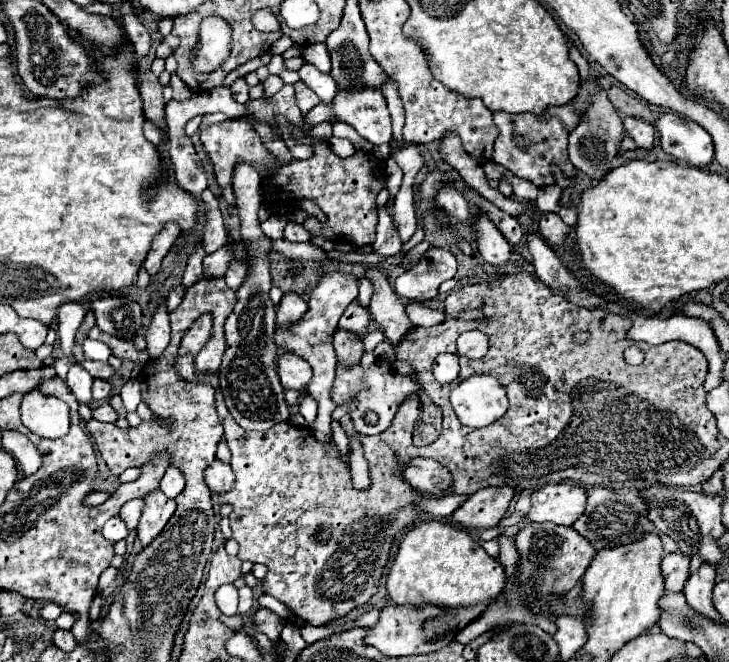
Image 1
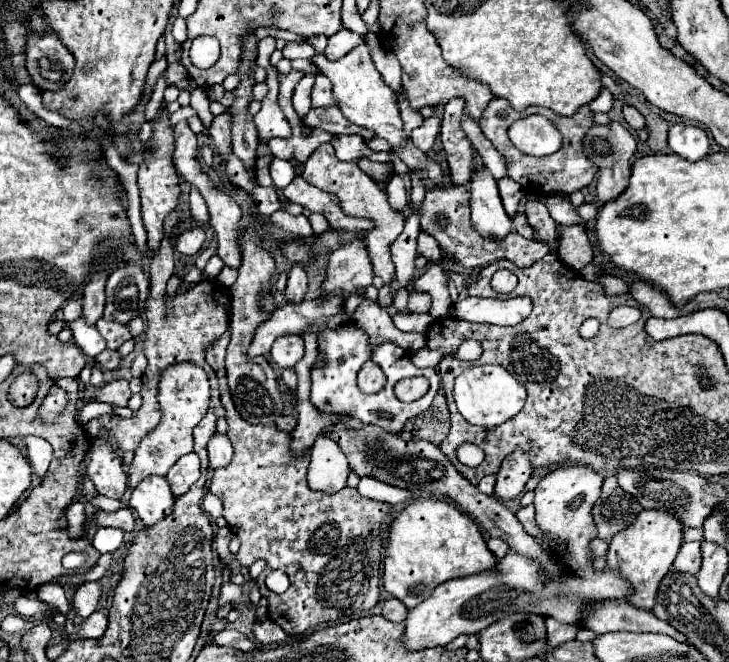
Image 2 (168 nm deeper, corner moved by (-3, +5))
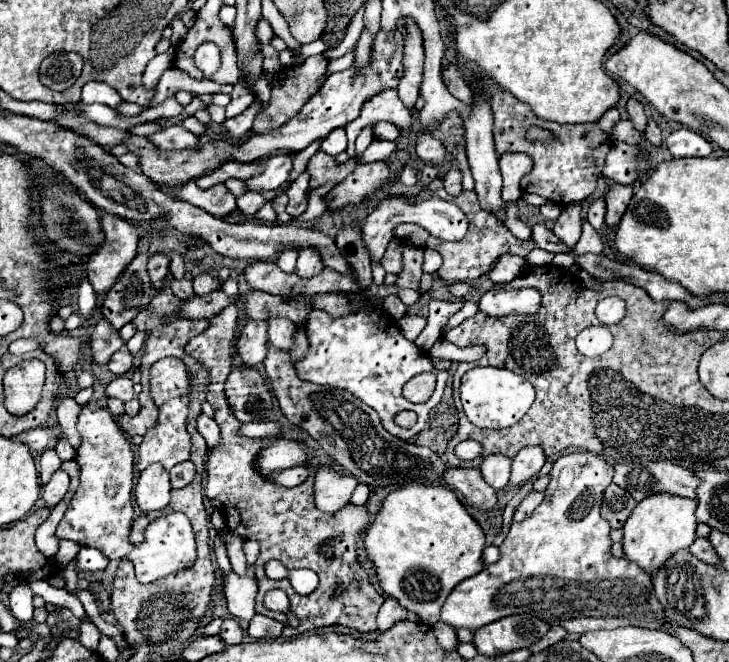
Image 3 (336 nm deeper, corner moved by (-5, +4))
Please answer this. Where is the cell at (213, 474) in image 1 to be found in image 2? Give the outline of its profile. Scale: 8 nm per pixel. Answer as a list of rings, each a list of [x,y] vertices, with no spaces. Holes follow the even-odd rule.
[[[216,433],[210,443],[208,443],[208,459],[210,459],[210,469],[222,469],[224,465],[230,465],[232,461],[232,443],[226,435]]]

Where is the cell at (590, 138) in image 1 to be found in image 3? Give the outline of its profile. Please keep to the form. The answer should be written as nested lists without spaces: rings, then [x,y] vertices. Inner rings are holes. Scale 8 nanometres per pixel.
[[[614,184],[610,188],[610,192],[606,194],[606,226],[614,228],[620,224],[620,218],[624,216],[624,210],[628,208],[628,202],[634,194],[632,186],[622,186],[622,184]]]

